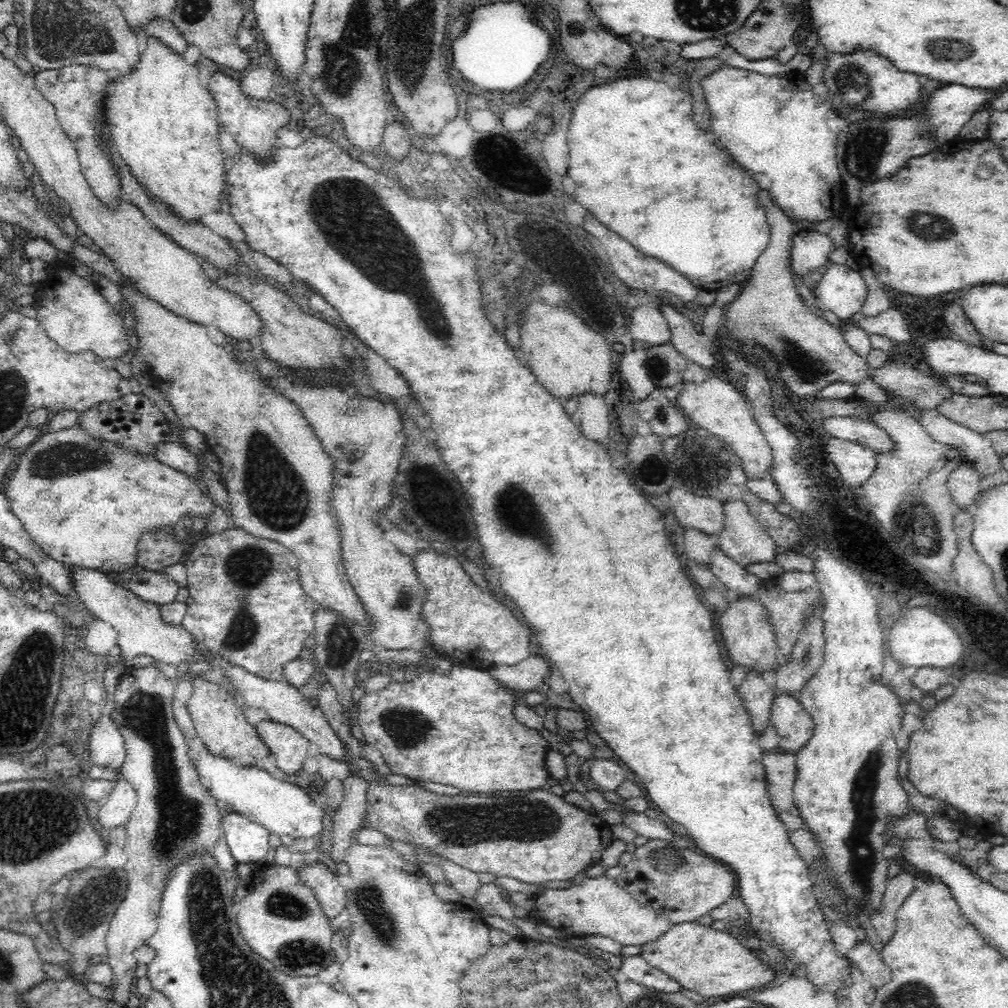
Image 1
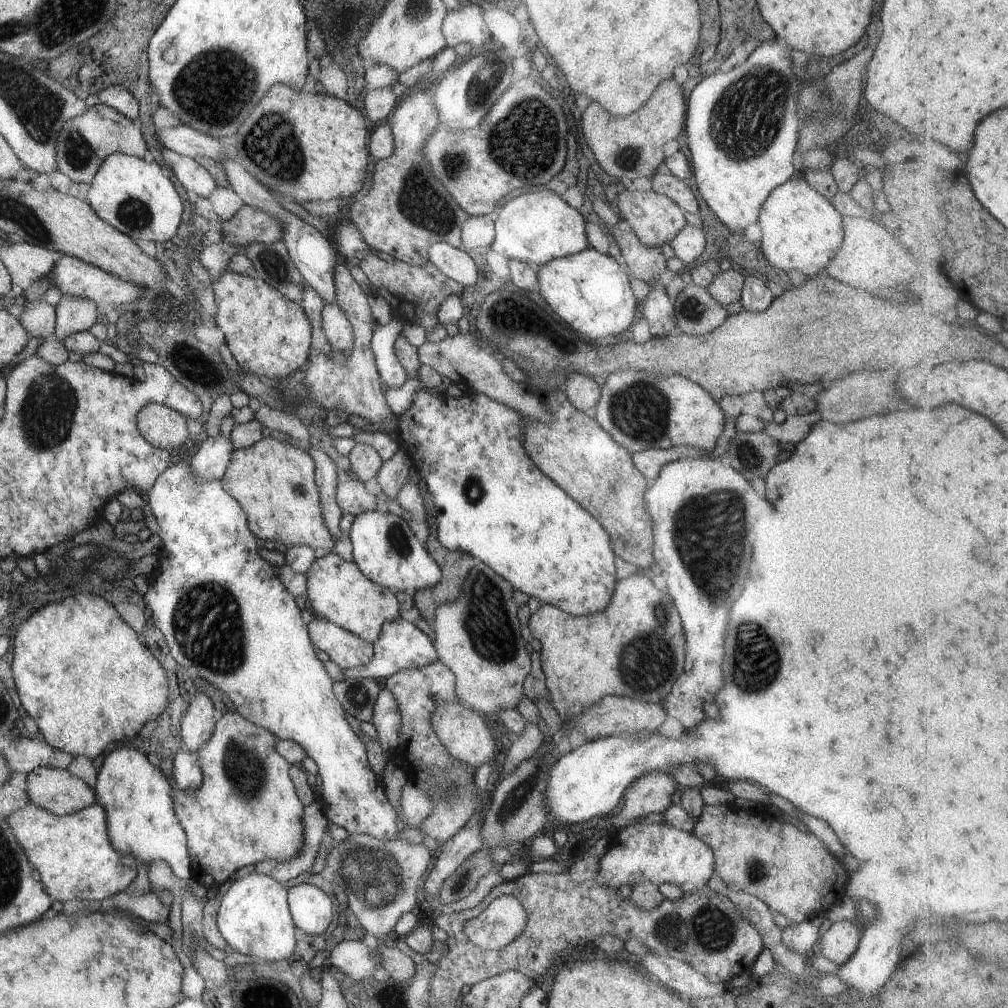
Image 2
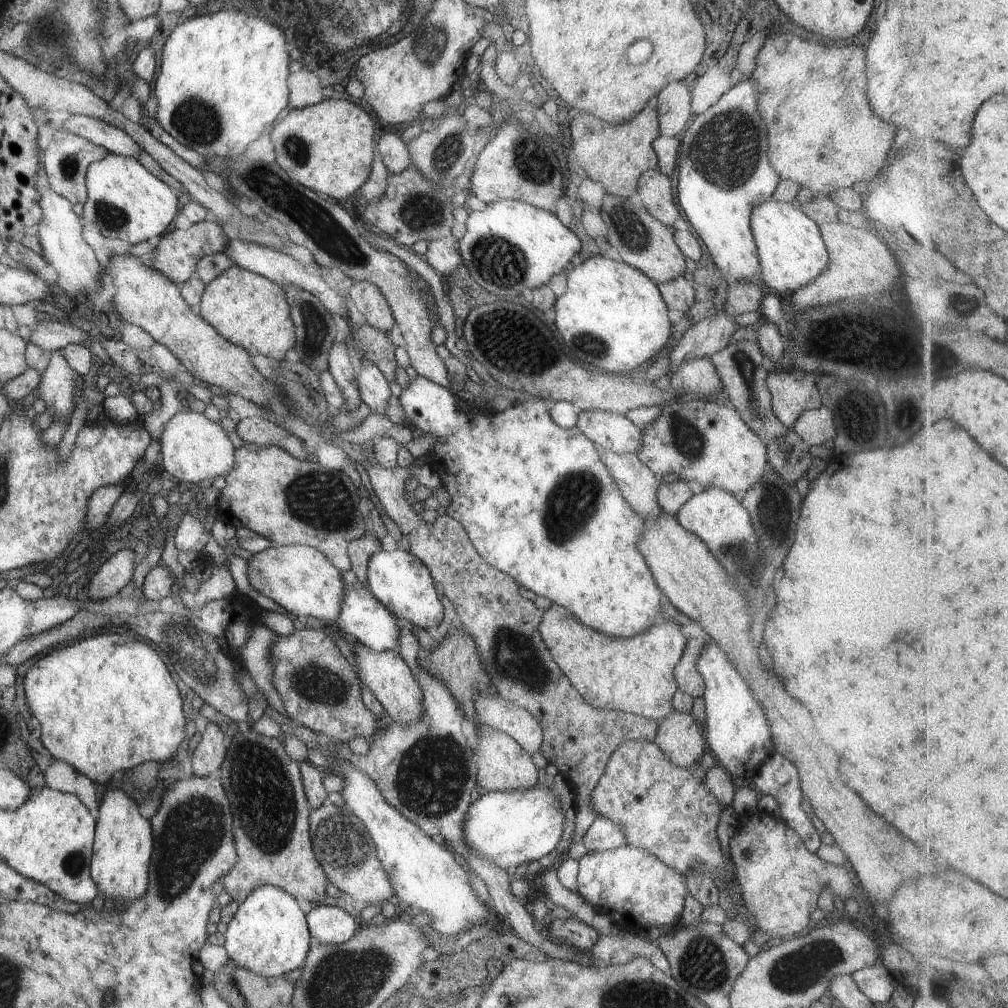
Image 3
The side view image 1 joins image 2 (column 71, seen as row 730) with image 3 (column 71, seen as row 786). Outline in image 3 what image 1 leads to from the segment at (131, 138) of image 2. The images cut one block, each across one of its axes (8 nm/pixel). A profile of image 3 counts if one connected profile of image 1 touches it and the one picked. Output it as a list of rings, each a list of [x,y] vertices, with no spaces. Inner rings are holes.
[[[61,129],[54,130],[52,138],[40,154],[40,162],[47,175],[51,190],[67,199],[72,205],[76,202],[83,204],[86,199],[84,183],[86,168],[90,162],[101,160],[106,154],[105,148],[97,146],[87,139],[75,136]]]

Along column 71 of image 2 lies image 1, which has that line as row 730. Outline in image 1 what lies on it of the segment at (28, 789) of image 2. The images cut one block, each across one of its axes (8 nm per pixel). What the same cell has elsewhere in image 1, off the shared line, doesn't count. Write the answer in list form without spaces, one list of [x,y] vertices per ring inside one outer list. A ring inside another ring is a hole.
[[[778,693],[771,706],[768,725],[780,735],[779,746],[797,753],[808,742],[815,724],[797,696]]]

